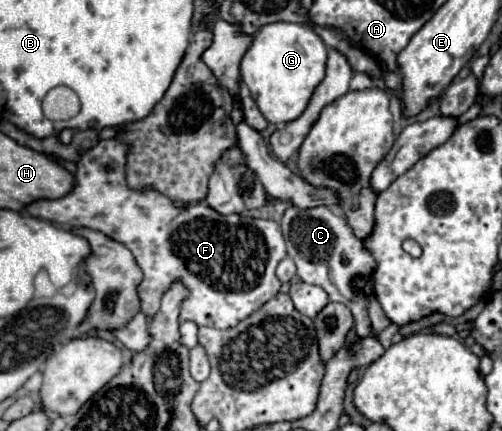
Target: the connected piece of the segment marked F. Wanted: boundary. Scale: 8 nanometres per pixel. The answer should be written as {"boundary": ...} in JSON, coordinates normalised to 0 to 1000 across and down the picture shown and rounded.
{"boundary":[[[203,325],[195,329],[183,348],[171,348],[155,376],[155,399],[151,399],[151,432],[147,441],[127,455],[127,459],[116,459],[116,464],[80,464],[80,469],[64,469],[60,478],[52,478],[52,497],[68,501],[68,506],[84,506],[84,510],[96,510],[96,515],[108,515],[116,524],[127,524],[127,529],[179,529],[179,534],[195,534],[203,543],[211,543],[215,552],[247,566],[271,599],[271,613],[279,617],[287,645],[275,664],[275,687],[279,687],[279,719],[291,729],[291,733],[307,733],[311,719],[319,715],[319,691],[331,673],[343,668],[343,659],[351,654],[363,654],[375,673],[378,673],[378,687],[367,691],[363,710],[359,710],[359,747],[371,747],[371,742],[382,742],[390,747],[394,756],[426,756],[426,761],[462,761],[470,756],[474,747],[482,747],[490,733],[498,733],[502,724],[510,724],[518,710],[526,710],[538,691],[546,691],[558,668],[562,668],[562,654],[554,650],[550,640],[550,617],[558,613],[558,603],[570,594],[570,566],[566,566],[566,552],[558,543],[558,524],[546,515],[546,510],[526,510],[526,506],[498,506],[498,501],[482,501],[482,497],[458,497],[458,501],[446,501],[438,492],[430,492],[426,483],[418,483],[410,469],[402,473],[378,473],[371,483],[351,483],[335,459],[327,459],[319,445],[271,445],[271,441],[259,441],[251,432],[251,404],[247,404],[247,381],[251,381],[251,339],[235,325]]]}

